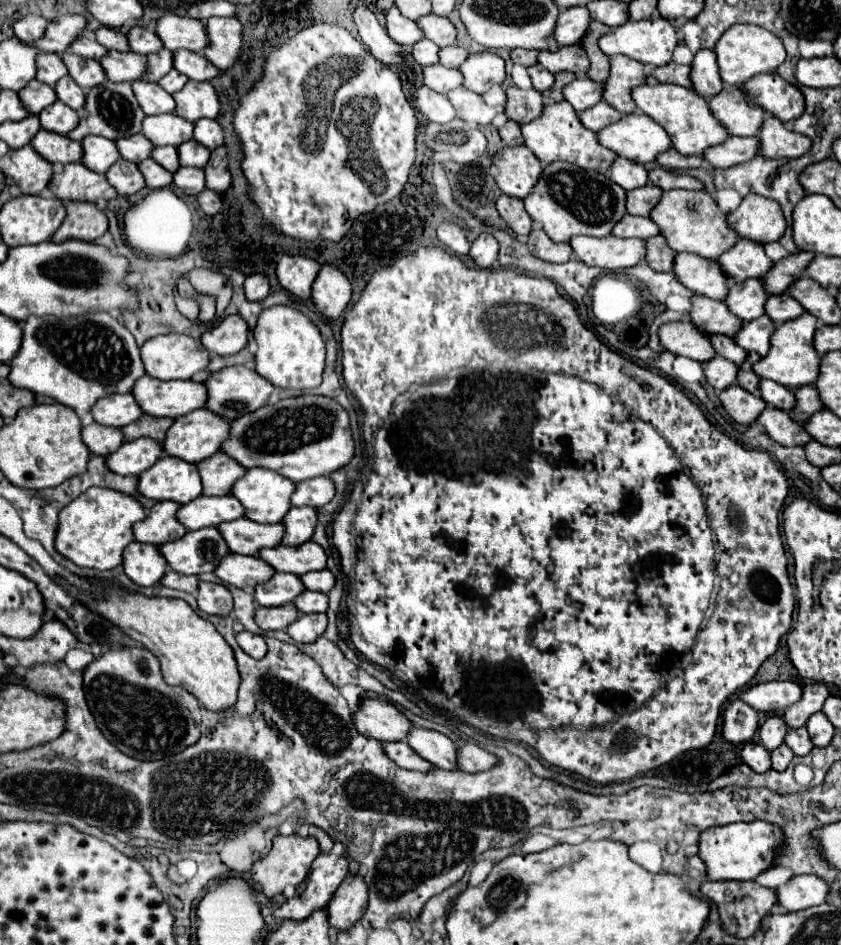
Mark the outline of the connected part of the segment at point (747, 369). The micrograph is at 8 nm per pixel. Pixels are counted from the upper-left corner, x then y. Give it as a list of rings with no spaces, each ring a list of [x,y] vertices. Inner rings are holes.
[[[749,352],[747,360],[739,366],[739,380],[737,380],[737,384],[741,388],[745,388],[747,392],[751,392],[751,394],[757,394],[757,388],[759,388],[759,382],[761,382],[761,378],[753,372],[753,364],[757,364],[759,358],[761,356],[757,356],[757,352]]]

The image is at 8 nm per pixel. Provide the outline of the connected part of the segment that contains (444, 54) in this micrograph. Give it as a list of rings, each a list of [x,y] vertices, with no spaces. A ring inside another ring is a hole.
[[[447,46],[447,48],[441,48],[441,52],[439,52],[441,64],[447,68],[459,68],[467,60],[467,56],[469,56],[469,52],[459,46]]]

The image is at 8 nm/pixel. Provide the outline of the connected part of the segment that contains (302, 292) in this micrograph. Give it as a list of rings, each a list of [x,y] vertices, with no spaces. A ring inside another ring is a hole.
[[[285,254],[277,264],[277,278],[287,292],[305,300],[311,296],[311,284],[315,282],[319,268],[321,264],[313,258]]]

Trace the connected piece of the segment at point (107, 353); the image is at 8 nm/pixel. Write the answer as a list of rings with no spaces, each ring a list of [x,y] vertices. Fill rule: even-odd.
[[[107,312],[61,322],[55,316],[29,316],[23,326],[21,350],[11,362],[9,380],[13,386],[31,392],[35,392],[33,386],[37,386],[37,394],[49,396],[81,414],[89,412],[99,398],[133,390],[133,384],[145,376],[139,352],[133,334]]]

